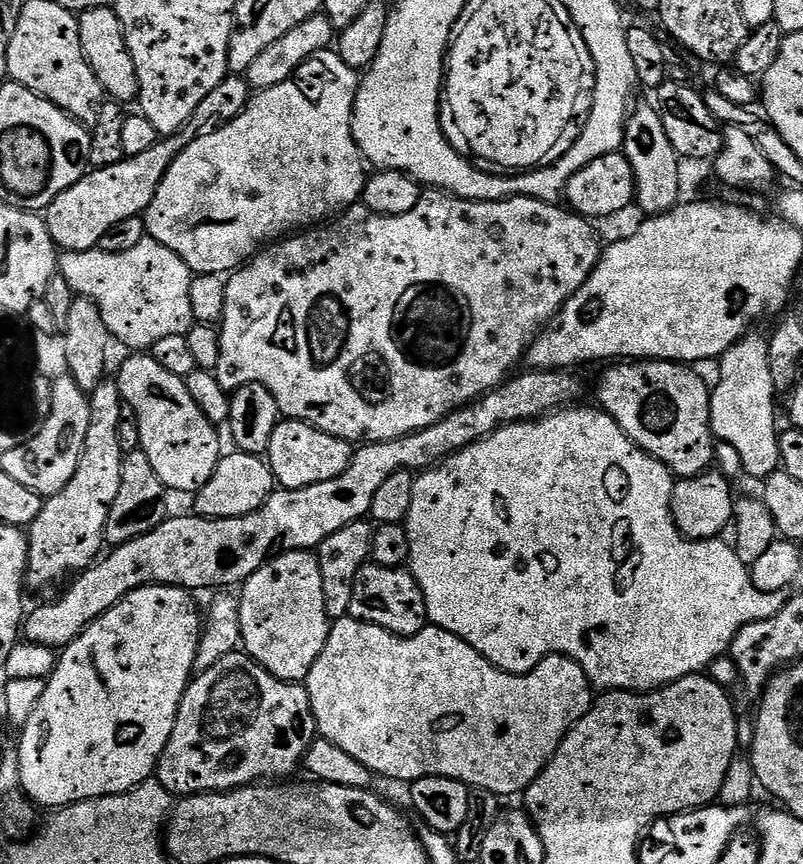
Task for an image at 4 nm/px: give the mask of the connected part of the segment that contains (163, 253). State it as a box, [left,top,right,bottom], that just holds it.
[58,238,194,350]

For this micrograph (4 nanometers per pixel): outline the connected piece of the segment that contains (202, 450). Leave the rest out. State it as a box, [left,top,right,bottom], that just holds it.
[118,354,222,494]

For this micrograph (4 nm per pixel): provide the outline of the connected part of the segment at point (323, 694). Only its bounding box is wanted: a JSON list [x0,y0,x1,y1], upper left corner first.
[306,618,594,798]

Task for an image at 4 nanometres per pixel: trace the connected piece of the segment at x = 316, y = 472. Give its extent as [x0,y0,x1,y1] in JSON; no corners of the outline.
[266,418,353,490]

